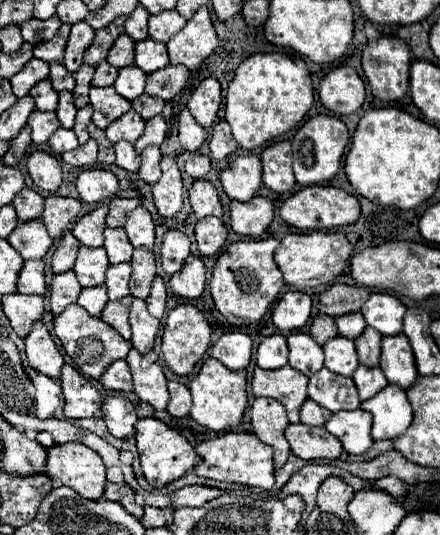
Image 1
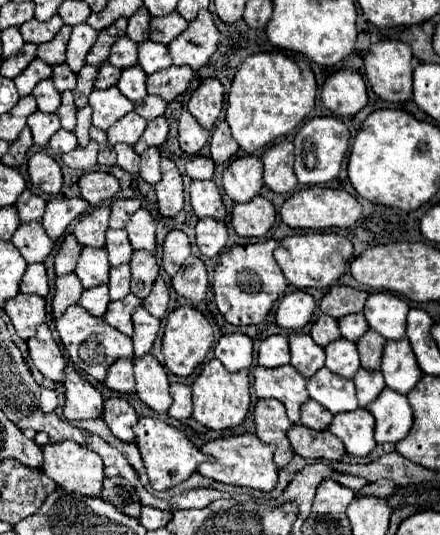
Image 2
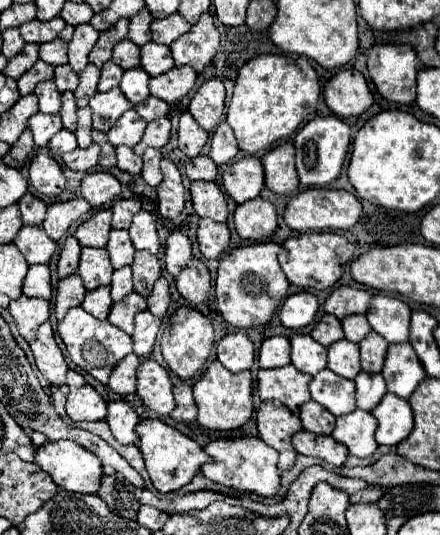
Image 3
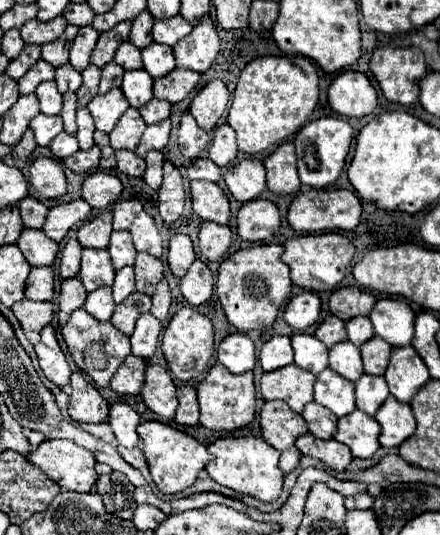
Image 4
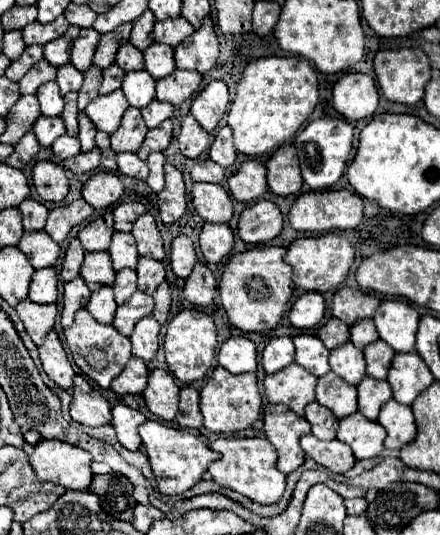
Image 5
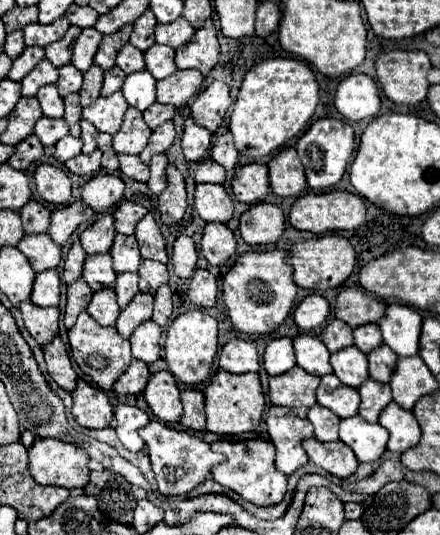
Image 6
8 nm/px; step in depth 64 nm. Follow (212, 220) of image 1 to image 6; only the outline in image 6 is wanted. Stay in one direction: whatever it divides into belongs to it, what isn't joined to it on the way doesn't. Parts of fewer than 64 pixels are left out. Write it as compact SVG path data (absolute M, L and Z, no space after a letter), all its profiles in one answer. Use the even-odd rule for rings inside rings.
M206 224L200 250L210 266L222 266L236 254L236 238L226 224Z

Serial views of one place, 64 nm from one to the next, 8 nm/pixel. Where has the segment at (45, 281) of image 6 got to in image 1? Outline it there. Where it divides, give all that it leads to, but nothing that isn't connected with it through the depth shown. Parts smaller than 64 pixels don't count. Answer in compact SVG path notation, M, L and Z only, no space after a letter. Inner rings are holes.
M42 260L24 262L24 268L20 270L20 278L18 278L18 292L20 294L44 294L46 292Z

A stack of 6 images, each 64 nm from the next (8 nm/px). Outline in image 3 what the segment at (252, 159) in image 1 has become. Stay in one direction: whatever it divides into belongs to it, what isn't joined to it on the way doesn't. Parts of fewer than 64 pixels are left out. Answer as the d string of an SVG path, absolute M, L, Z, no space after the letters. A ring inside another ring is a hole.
M244 156L230 164L222 174L222 184L226 188L226 194L238 204L260 196L264 188L264 172L260 158Z

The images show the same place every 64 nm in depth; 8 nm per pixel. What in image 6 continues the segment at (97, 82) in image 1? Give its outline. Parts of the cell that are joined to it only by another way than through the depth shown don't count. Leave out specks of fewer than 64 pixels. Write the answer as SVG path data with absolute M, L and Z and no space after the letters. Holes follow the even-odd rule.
M118 66L106 70L104 72L104 84L102 84L102 96L110 96L116 90L120 90L124 84L124 78L126 78L126 74Z

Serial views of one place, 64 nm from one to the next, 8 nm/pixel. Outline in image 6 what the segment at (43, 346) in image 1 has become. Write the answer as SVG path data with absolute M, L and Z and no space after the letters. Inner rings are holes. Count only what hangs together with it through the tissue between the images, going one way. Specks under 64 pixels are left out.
M56 336L52 342L48 342L46 346L42 346L42 352L44 352L48 374L54 378L54 382L62 390L72 392L76 388L76 372L72 368L72 362L68 358L64 342Z

